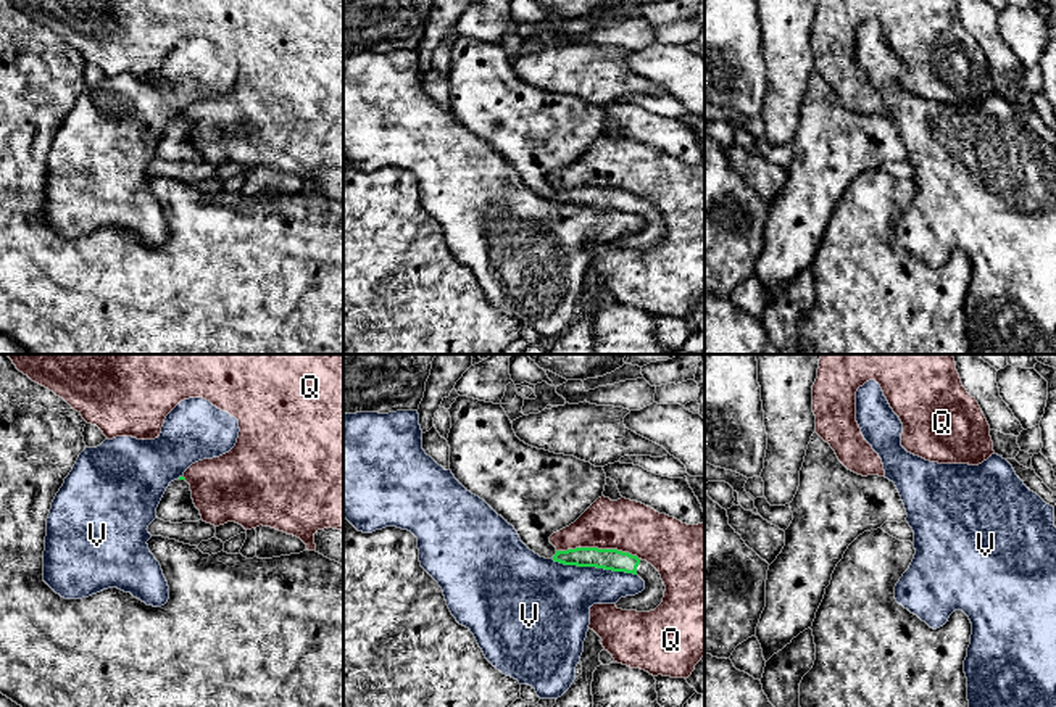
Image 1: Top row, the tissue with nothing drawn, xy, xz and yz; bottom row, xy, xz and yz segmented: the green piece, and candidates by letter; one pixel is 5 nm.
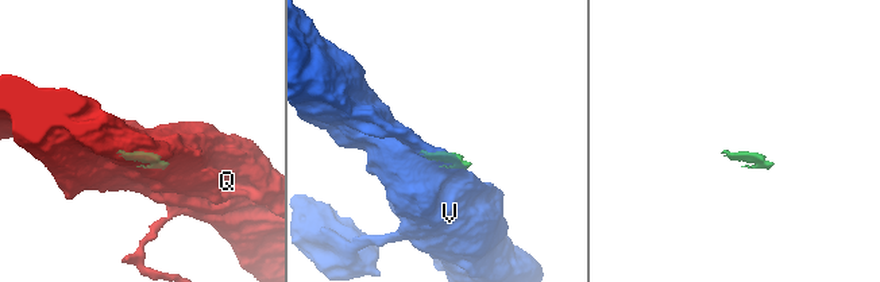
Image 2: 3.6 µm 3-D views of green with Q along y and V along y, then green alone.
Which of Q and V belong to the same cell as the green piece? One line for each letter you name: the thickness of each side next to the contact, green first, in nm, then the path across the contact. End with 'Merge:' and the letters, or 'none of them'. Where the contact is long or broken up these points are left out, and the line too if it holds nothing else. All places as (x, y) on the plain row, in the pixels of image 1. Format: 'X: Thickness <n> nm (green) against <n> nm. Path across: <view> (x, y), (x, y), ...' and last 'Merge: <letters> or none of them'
Merge: none of them

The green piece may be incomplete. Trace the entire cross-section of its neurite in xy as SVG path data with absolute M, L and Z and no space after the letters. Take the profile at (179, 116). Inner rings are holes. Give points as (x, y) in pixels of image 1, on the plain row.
M184 116L169 122L156 147L156 156L171 163L202 159L192 139L190 124Z

